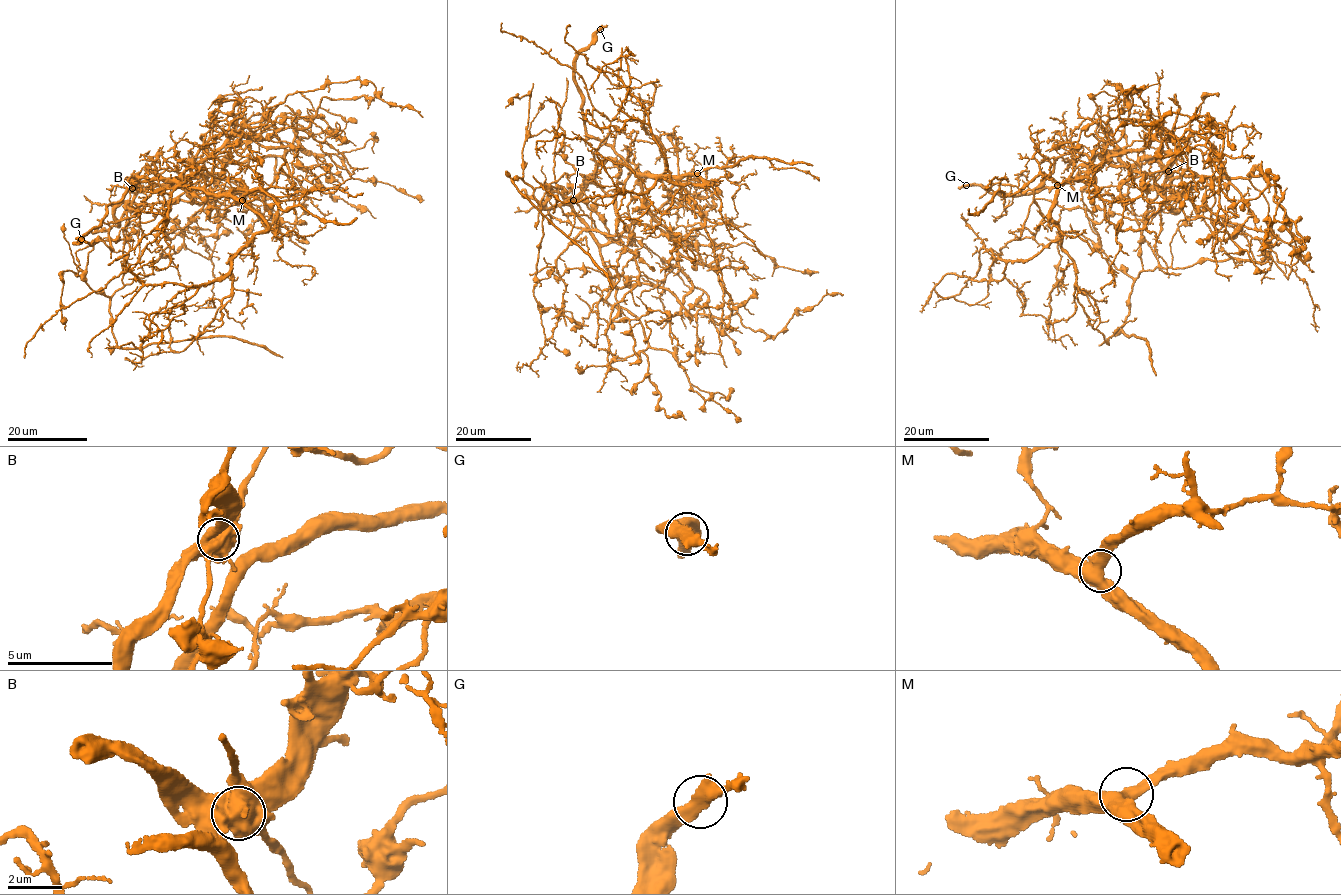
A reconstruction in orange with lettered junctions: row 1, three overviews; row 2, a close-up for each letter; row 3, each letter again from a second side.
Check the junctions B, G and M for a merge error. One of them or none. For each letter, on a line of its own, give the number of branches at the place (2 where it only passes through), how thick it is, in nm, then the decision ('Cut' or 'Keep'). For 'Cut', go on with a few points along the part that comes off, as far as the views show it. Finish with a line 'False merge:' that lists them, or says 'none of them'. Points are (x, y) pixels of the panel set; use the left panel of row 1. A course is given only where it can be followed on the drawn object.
B: Branches: 6. Thickness 800 nm. Cut. Course of the part to remove: (131, 188), (128, 258), (110, 309), (118, 345), (233, 336), (282, 358)
G: Branches: 3. Thickness 400 nm. Keep
M: Branches: 3. Thickness 480 nm. Keep
False merge: B

